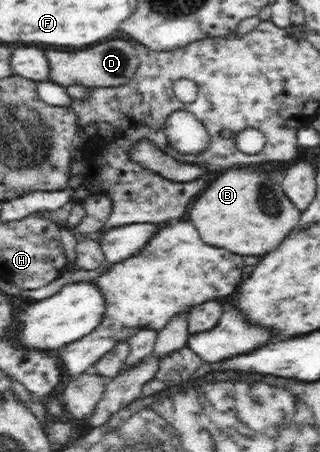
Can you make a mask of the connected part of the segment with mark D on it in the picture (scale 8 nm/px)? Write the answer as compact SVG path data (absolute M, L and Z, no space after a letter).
M112 40L96 42L96 46L84 46L80 52L46 52L50 62L49 80L60 86L82 85L90 89L115 87L126 84L137 72L139 56L132 42Z

